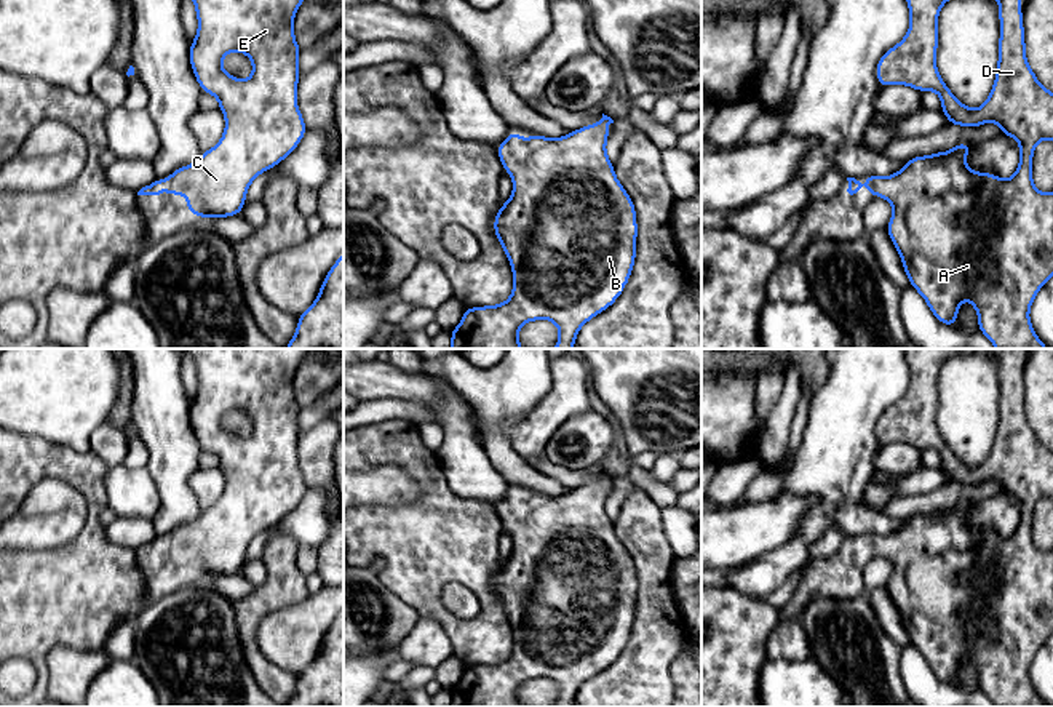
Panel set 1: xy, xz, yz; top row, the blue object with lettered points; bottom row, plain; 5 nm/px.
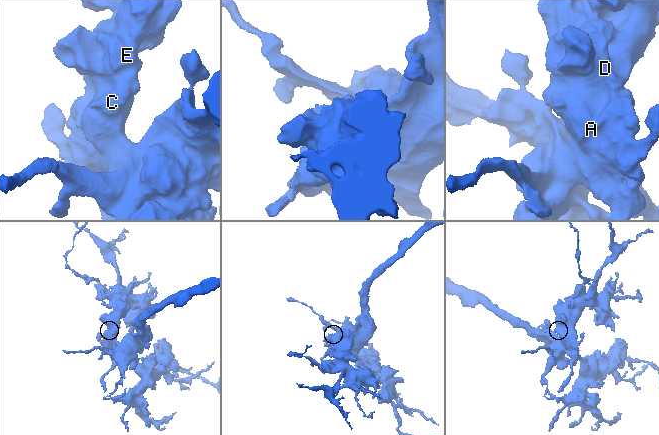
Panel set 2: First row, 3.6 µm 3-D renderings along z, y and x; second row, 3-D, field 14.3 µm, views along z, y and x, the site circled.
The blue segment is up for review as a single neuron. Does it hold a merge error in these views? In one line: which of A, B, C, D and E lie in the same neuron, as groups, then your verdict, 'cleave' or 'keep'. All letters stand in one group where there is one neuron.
A B C D E; keep

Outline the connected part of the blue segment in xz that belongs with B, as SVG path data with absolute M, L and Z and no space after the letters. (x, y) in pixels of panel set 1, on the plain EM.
M602 472L599 480L562 496L521 496L516 489L508 489L505 501L495 505L513 539L511 555L494 574L494 593L511 624L513 649L502 662L467 665L460 681L451 689L449 707L524 707L518 689L534 678L550 678L559 686L553 707L574 707L582 685L609 667L623 651L636 619L638 579L636 565L617 537L606 510L610 481L614 478Z

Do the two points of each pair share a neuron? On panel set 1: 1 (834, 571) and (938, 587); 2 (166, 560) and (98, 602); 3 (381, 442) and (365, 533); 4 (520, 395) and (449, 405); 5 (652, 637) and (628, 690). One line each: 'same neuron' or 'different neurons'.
1: same neuron
2: different neurons
3: same neuron
4: different neurons
5: same neuron

